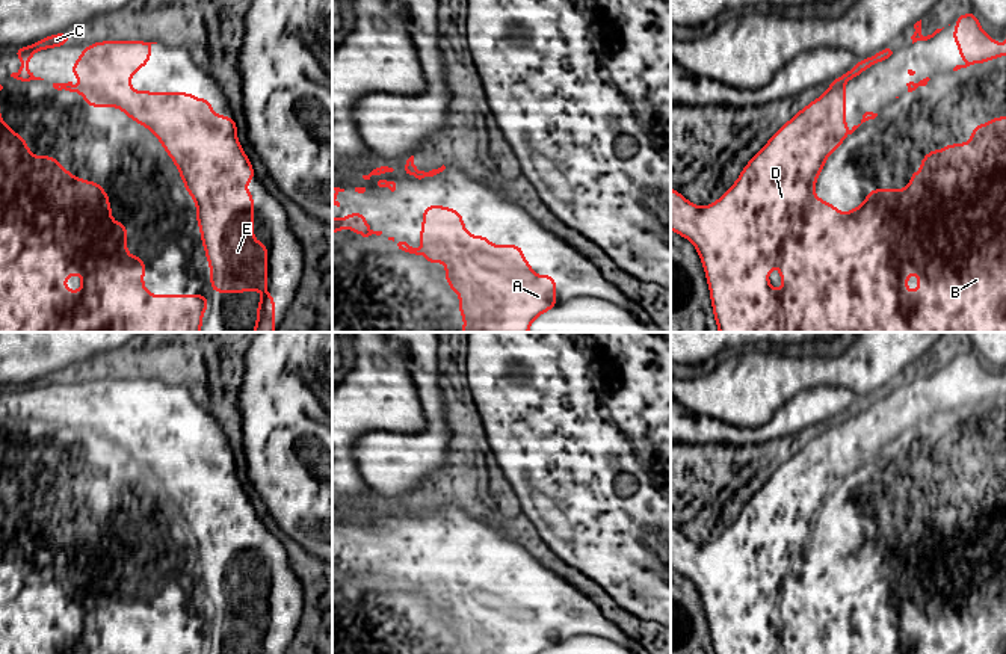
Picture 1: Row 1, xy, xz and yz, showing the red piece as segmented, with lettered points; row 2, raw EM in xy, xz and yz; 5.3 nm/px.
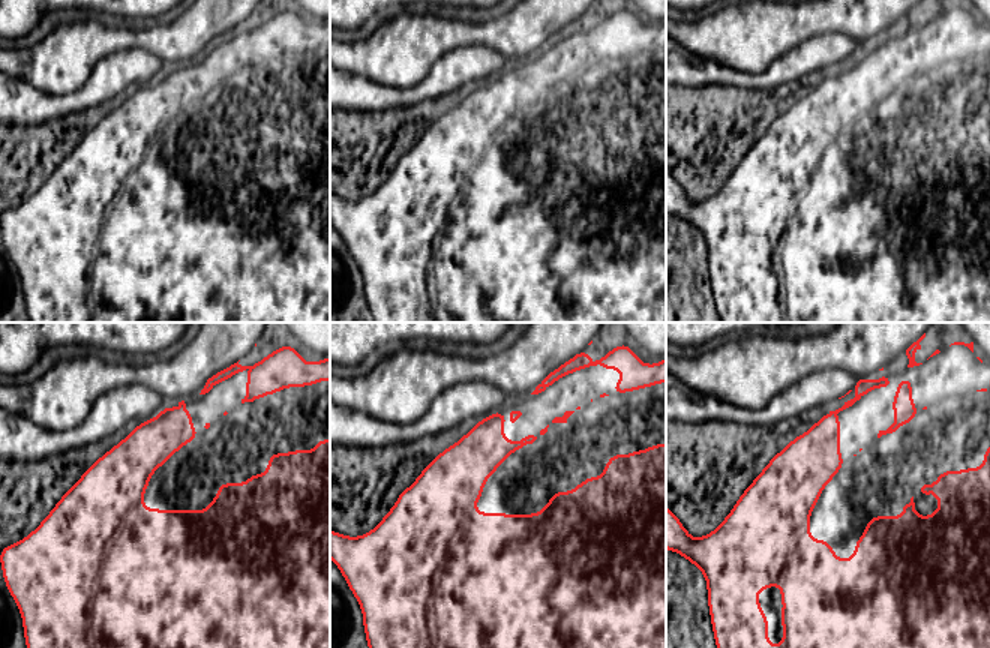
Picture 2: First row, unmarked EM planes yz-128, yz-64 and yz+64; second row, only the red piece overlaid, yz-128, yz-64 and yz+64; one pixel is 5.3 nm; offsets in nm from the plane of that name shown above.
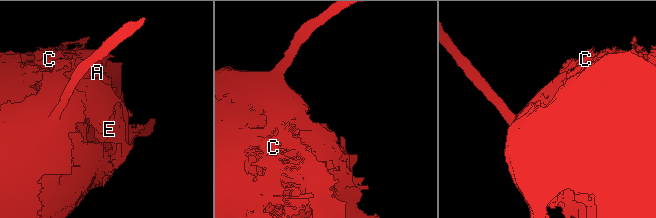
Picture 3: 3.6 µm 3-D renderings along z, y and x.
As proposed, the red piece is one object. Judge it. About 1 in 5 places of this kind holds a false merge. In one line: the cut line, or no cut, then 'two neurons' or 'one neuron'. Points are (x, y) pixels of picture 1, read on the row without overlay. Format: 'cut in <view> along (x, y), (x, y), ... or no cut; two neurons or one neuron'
no cut; one neuron

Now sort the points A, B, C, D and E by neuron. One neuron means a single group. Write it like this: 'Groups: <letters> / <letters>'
Groups: A B C D E

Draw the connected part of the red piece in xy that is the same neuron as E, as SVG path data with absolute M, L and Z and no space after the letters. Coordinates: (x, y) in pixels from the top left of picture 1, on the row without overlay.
M140 378L131 379L100 379L89 382L83 387L79 397L73 402L73 406L68 409L71 414L80 414L80 426L76 426L73 420L68 421L53 421L53 426L57 429L69 429L77 433L83 433L88 446L116 446L121 447L131 459L147 465L162 482L166 492L172 497L174 503L178 507L178 512L184 521L186 530L192 535L196 544L196 563L201 568L201 582L205 588L205 597L210 606L210 625L214 631L245 631L258 628L263 631L263 637L257 640L257 654L275 654L275 634L267 630L267 582L257 580L254 577L254 532L245 529L243 524L257 518L254 506L249 500L249 495L245 492L239 477L237 477L237 462L234 455L222 455L219 452L211 450L211 438L210 437L195 437L192 430L151 430L151 429L133 429L130 424L130 417L136 414L137 406L145 406L151 397L151 384L157 381L147 381Z

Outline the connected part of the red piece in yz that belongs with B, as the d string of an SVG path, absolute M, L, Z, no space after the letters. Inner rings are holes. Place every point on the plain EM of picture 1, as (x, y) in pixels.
M887 384L870 396L856 399L856 403L834 417L819 437L801 447L788 458L767 482L746 501L736 521L713 542L698 545L671 526L671 568L687 577L695 585L705 610L710 639L714 654L1006 654L1006 455L995 455L988 462L976 462L967 482L947 482L944 488L930 488L921 495L920 511L909 512L908 527L870 527L859 545L849 551L837 548L835 542L814 533L814 524L825 506L825 498L852 473L863 461L875 458L878 452L866 450L858 464L846 467L846 429L843 424L861 414L872 403L896 396L896 387ZM779 594L781 630L775 630L767 618ZM918 610L918 630L906 627L906 616Z

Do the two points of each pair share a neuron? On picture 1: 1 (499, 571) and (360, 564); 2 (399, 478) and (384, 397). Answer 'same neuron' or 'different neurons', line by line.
1: same neuron
2: different neurons

